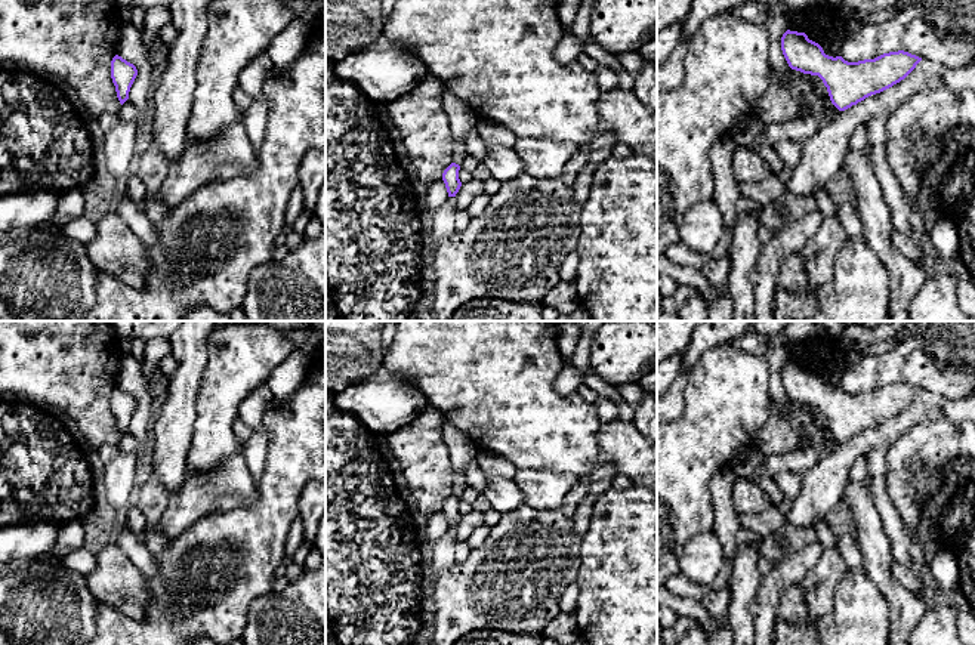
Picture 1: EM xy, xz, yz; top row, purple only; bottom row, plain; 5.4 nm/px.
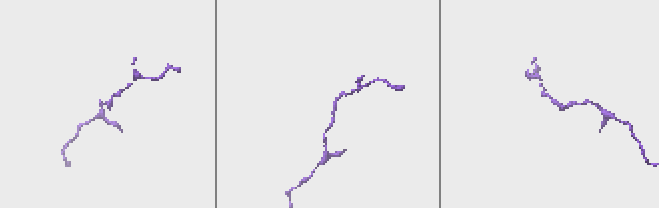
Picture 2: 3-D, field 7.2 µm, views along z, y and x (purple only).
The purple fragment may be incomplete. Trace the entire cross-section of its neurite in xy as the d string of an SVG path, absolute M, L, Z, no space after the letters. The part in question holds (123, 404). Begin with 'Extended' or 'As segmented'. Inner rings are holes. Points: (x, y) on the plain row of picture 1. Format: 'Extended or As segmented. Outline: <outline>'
As segmented. Outline: M115 386L111 392L111 410L115 417L117 429L123 436L129 430L130 419L138 407L133 395Z

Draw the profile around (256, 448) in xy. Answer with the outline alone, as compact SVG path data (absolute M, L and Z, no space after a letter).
M253 430L253 435L246 442L243 456L253 481L257 481L265 470L265 460L268 456L268 435L265 430Z

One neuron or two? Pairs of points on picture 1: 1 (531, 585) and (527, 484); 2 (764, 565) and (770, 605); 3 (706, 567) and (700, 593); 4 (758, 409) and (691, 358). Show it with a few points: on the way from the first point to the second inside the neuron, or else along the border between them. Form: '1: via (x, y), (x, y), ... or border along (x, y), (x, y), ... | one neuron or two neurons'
1: border along (524, 503), (533, 509), (559, 509) | two neurons
2: border along (773, 564), (762, 576) | two neurons
3: border along (679, 573), (706, 586) | two neurons
4: border along (725, 342), (709, 346), (690, 372) | two neurons

